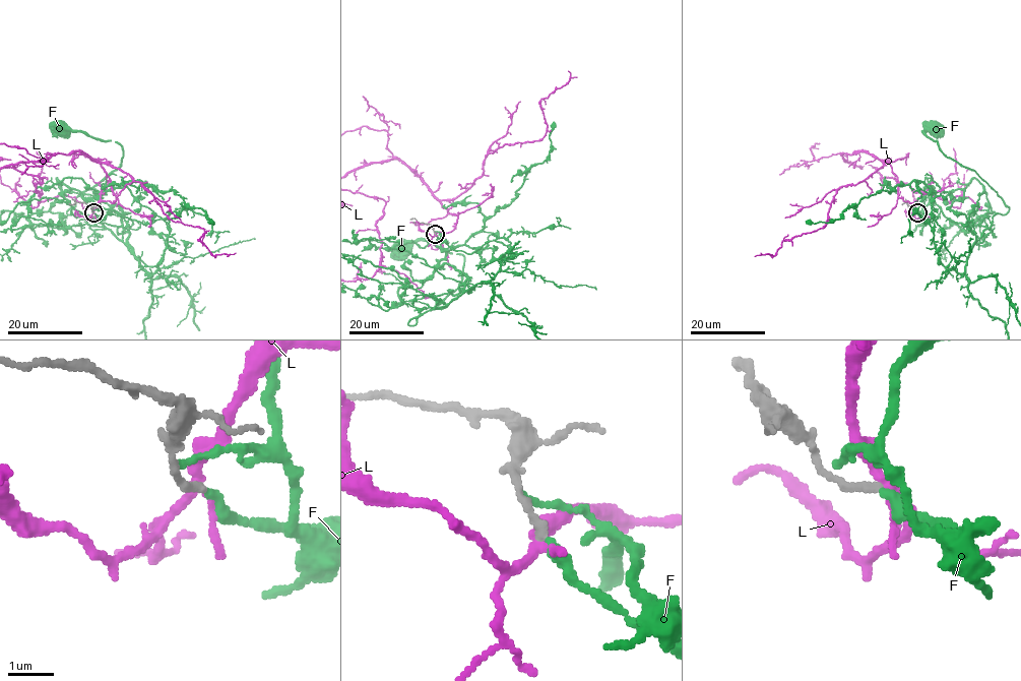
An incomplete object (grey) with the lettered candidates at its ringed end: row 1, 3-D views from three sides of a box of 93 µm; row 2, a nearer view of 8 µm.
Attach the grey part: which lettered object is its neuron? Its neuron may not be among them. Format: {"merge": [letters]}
{"merge": ["F"]}

